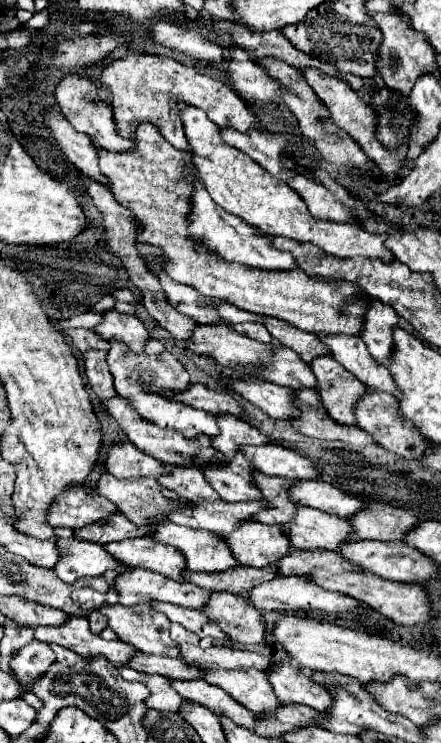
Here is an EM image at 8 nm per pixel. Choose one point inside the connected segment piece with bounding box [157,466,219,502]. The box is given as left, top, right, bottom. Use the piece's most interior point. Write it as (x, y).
(191, 484)

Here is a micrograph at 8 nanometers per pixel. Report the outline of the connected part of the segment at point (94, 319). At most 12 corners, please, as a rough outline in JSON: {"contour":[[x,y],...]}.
{"contour":[[85,312],[72,319],[51,323],[58,329],[93,329],[103,320],[98,312]]}

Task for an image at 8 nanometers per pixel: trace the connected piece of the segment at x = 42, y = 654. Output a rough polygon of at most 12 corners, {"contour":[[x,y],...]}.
{"contour":[[33,640],[13,658],[13,672],[31,688],[53,662],[51,646]]}

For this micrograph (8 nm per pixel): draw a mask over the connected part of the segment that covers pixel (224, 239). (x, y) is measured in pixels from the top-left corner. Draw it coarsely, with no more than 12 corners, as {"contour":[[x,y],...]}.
{"contour":[[193,186],[189,230],[217,256],[265,270],[295,266],[261,230]]}

